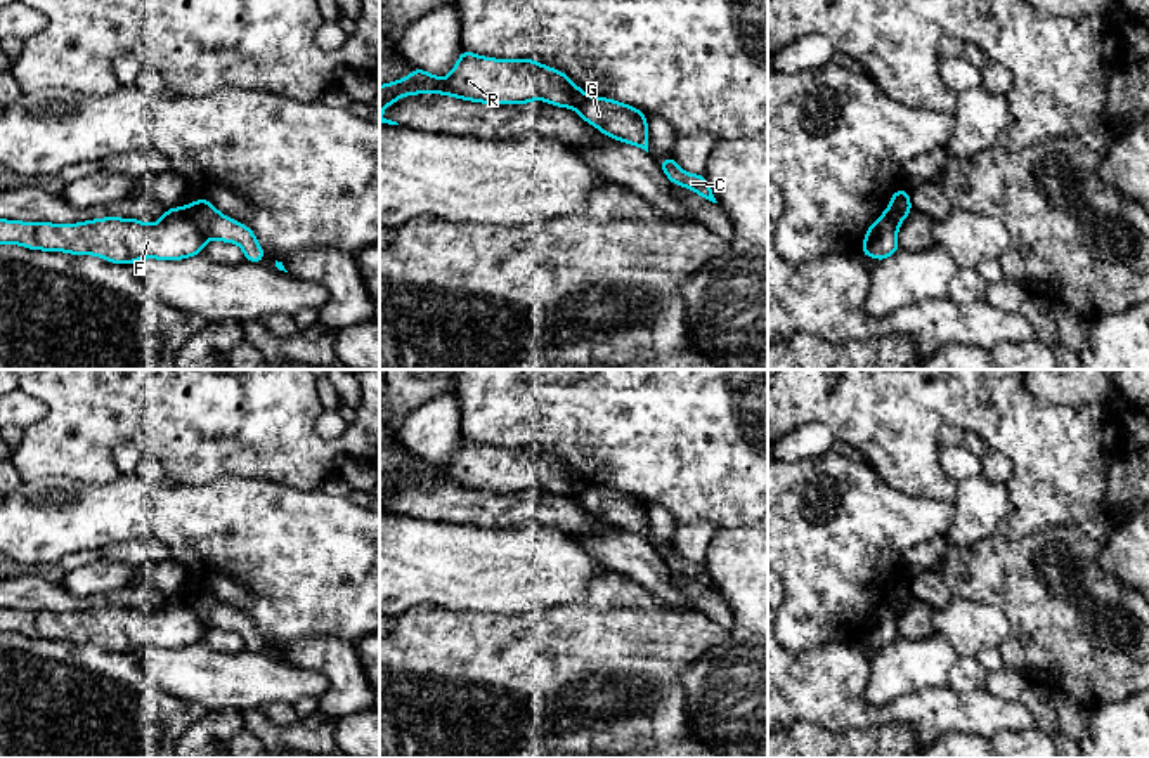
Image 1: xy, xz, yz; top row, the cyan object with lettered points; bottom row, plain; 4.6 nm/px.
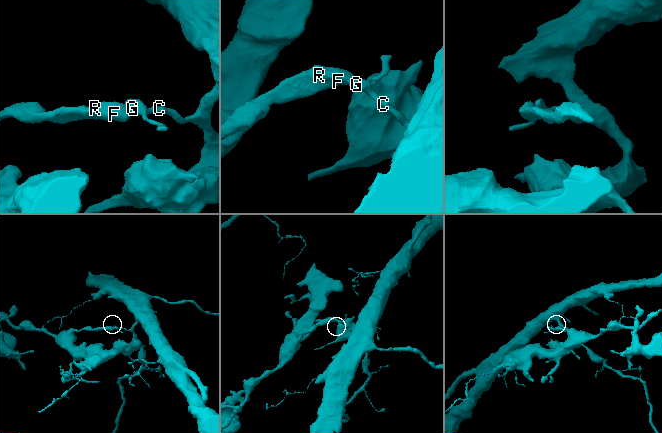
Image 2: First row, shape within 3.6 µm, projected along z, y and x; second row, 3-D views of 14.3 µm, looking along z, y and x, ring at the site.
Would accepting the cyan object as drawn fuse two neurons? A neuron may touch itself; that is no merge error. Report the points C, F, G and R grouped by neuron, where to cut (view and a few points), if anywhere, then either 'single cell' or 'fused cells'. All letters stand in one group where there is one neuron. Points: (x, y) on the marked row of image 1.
groups C G / F R; cut xy (184, 207), (207, 240); fused cells

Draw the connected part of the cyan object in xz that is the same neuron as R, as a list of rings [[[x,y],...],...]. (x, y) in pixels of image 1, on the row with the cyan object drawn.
[[[463,50],[452,71],[445,78],[433,76],[416,68],[409,76],[380,87],[380,113],[404,95],[444,94],[484,104],[525,104],[546,101],[548,104],[575,109],[587,94],[581,90],[563,71],[539,64],[532,59],[492,59]]]

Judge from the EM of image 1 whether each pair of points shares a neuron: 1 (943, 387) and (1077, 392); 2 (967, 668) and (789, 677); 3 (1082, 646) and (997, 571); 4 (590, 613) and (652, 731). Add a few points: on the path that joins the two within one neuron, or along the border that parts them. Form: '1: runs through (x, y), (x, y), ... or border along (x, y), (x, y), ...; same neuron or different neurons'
1: border along (1025, 387), (1047, 401), (1068, 405); different neurons
2: border along (947, 686), (962, 692), (983, 689); different neurons
3: runs through (1061, 625), (1016, 580); same neuron
4: runs through (614, 644), (614, 670), (643, 703); same neuron

